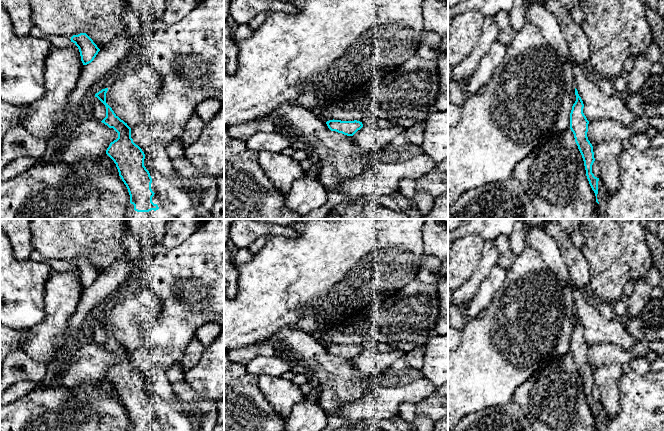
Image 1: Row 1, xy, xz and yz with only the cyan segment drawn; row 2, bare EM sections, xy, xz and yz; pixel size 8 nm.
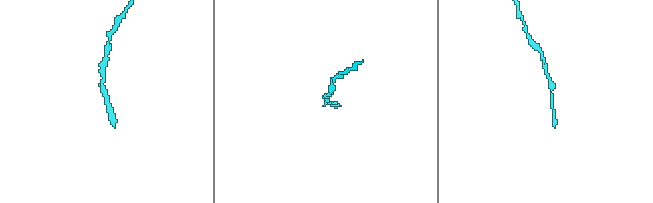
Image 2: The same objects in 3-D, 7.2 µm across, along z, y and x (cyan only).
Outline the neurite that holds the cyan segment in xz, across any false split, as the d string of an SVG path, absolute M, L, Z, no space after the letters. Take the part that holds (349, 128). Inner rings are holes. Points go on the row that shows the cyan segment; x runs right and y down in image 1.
M329 120L326 122L328 128L331 131L336 131L347 136L353 136L358 130L363 127L362 122L354 121L341 121L341 120Z

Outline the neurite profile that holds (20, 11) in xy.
M0 0L0 5L8 12L15 34L20 37L30 35L34 26L30 0Z

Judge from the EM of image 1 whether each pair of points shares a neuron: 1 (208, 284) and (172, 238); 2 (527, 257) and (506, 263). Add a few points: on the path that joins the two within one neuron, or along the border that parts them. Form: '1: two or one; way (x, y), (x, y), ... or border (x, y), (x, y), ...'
1: two; border (196, 230), (177, 246), (161, 250)
2: two; border (517, 256), (507, 269)

